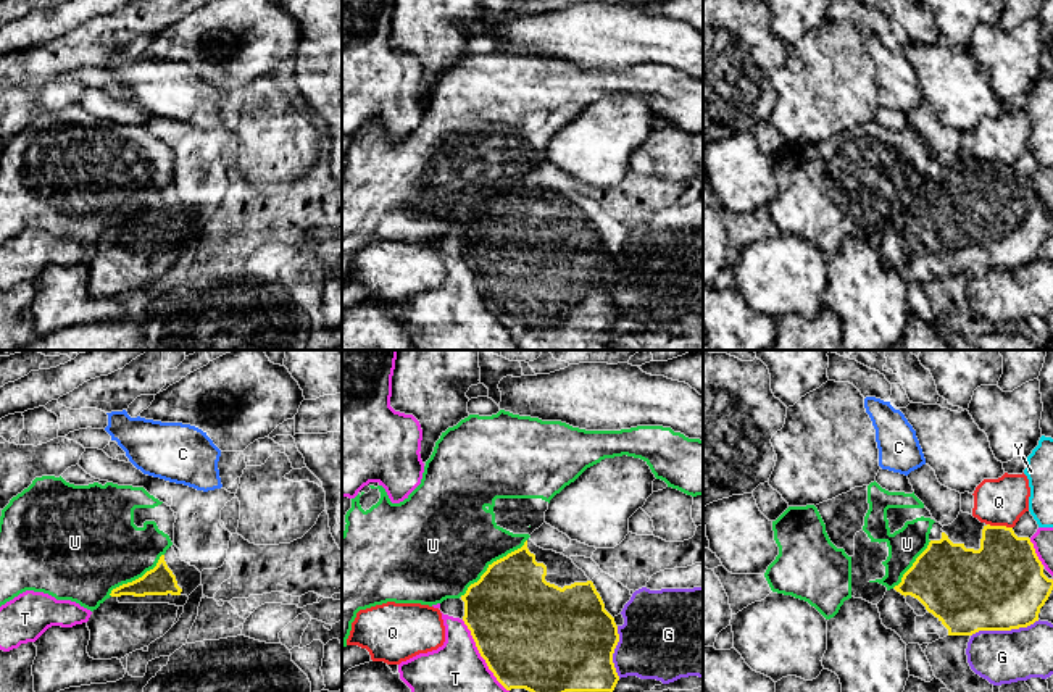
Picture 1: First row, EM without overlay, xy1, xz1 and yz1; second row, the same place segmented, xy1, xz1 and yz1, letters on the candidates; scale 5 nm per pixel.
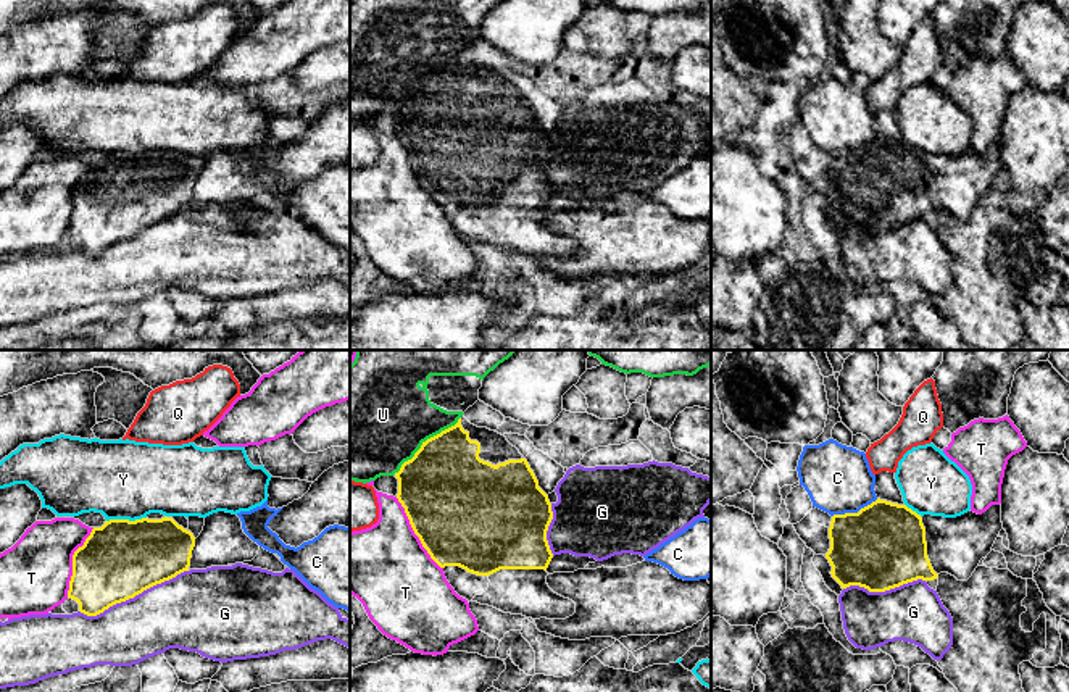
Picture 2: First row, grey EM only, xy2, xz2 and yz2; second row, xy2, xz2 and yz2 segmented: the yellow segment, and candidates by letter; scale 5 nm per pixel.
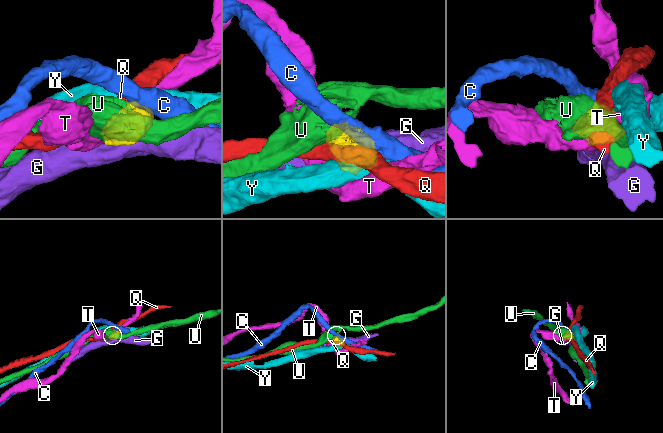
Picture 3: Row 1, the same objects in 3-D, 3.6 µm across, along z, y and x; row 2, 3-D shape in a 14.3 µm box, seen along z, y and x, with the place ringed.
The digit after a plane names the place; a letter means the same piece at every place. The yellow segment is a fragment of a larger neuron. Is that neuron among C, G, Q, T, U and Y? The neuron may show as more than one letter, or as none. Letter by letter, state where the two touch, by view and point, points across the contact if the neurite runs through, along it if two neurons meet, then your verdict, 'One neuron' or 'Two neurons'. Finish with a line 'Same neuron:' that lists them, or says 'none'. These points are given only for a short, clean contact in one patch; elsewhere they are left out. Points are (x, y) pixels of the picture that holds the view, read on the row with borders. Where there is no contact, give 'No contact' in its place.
C: Touches yellow at yz2 (855, 513). Boundary: yz2 (877, 499), (856, 512), (836, 513), (832, 516). Two neurons
G: Touches yellow at xy2 (133, 597). Two neurons
Q: Touches yellow at yz1 (1000, 526). Two neurons
T: Touches yellow at xz1 (481, 655). Two neurons
U: Touches yellow at xz1 (492, 563). Two neurons
Y: Touches yellow at xy2 (126, 520). Two neurons
Same neuron: none

